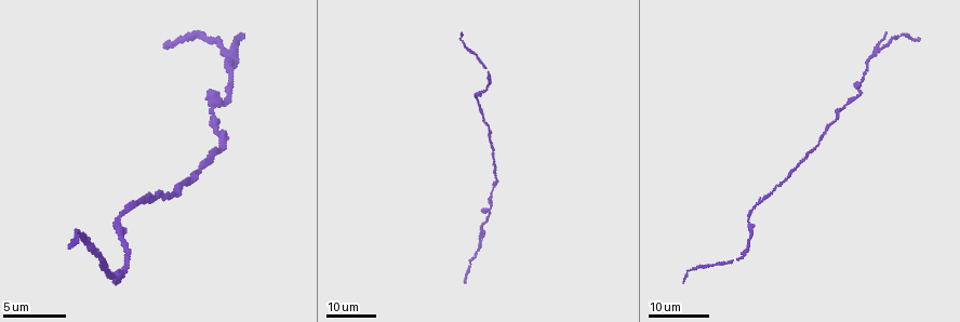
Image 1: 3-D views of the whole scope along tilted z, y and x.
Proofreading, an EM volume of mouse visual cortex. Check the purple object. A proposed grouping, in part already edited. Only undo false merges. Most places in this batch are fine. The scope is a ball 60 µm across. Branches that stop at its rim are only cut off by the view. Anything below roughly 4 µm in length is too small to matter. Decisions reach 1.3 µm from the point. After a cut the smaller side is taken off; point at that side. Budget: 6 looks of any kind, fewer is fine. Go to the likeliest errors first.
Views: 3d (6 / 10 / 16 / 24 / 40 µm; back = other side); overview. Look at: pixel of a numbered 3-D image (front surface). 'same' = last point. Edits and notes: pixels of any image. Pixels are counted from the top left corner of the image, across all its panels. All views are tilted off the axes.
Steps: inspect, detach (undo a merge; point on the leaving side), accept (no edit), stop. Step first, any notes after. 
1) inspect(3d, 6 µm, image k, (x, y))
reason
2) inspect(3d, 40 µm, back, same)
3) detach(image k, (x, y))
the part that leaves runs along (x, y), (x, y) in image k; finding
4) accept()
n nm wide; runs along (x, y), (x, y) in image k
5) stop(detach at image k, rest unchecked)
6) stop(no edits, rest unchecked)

inspect(3d, 24 µm, image 1, (484, 236))
three-way junction

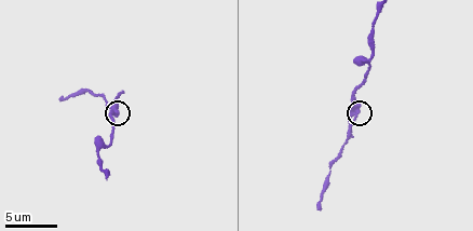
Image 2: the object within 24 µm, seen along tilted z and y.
inspect(3d, 10 µm, image 2, (355, 118))
closer look

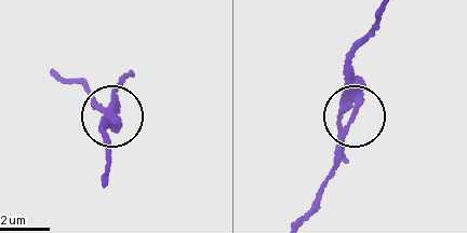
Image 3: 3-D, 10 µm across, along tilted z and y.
detach(image 3, (348, 122))
the part that leaves runs along (352, 88), (350, 121), (311, 215) in image 3; a second neuron is stuck on

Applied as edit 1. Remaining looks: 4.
inspect(overview)
redraw

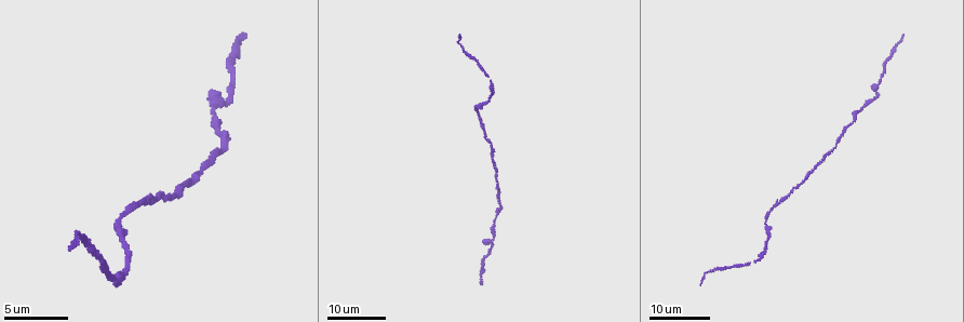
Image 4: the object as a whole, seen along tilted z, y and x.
inspect(3d, 24 µm, image 4, (493, 241))

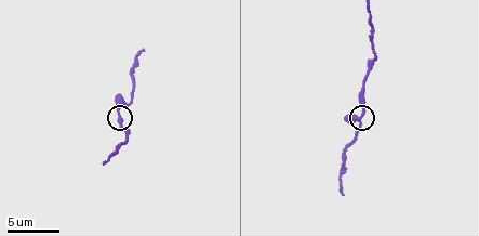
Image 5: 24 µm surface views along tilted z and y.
inspect(3d, 10 µm, image 5, (363, 116))

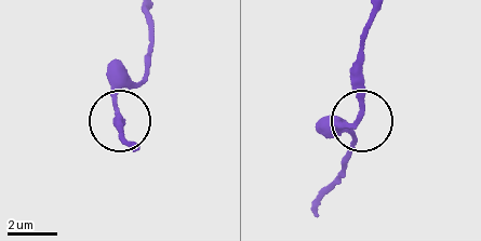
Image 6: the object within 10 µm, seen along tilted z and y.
inspect(3d, 6 µm, image 6, (357, 121))

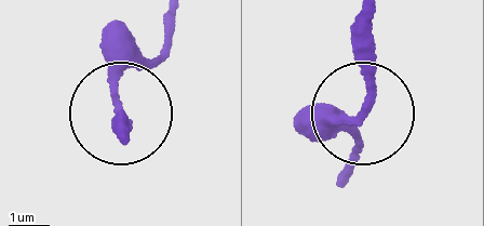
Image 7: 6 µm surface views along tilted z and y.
accept()
180 nm wide; runs along (364, 10), (361, 111), (324, 125), (295, 118) in image 7; one neuron here

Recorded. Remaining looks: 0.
stop(detach at image 3, rest unchecked)

